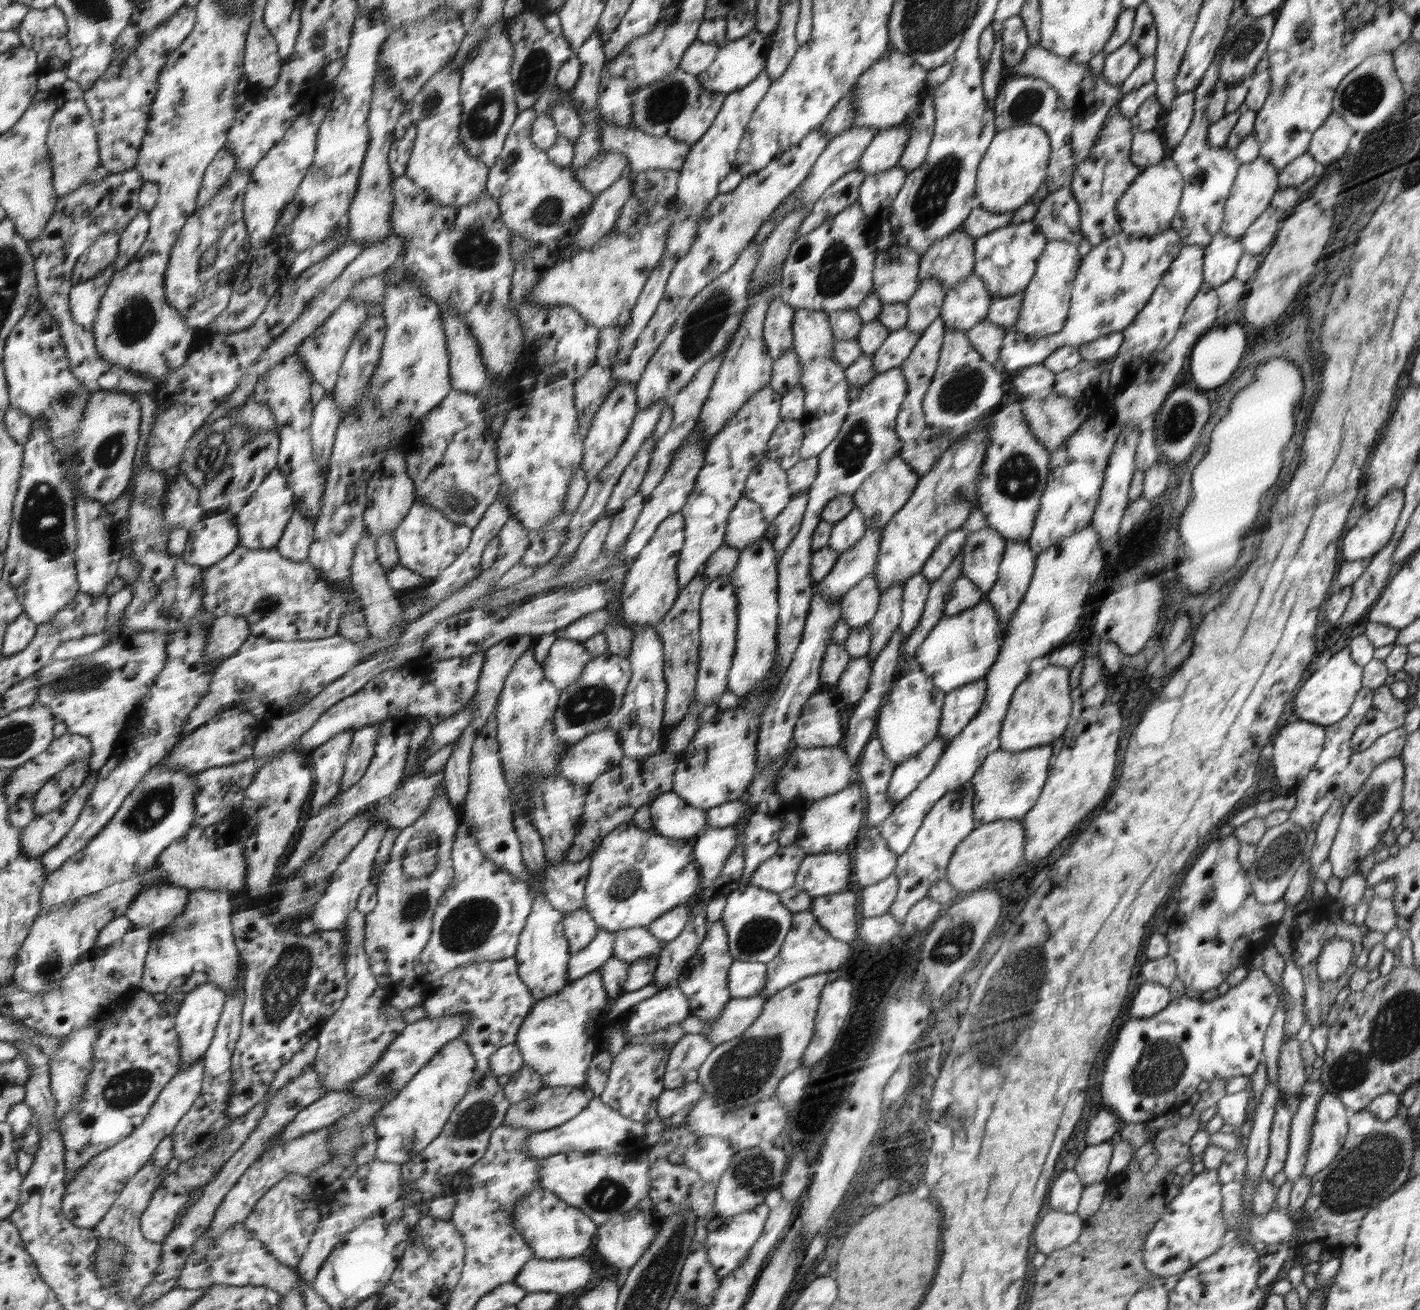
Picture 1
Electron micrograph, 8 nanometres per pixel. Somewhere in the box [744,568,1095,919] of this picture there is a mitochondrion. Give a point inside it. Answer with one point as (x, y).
(1017, 778)

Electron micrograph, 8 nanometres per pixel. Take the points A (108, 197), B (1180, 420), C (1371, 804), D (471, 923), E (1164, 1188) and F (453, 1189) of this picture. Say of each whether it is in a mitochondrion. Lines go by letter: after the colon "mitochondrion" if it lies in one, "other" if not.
A: other
B: mitochondrion
C: mitochondrion
D: mitochondrion
E: other
F: other

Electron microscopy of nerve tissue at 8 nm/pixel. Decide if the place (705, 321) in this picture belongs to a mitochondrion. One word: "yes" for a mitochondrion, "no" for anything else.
yes

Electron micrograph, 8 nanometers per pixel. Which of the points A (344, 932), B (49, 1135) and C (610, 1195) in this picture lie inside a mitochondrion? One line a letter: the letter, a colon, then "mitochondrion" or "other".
A: other
B: other
C: mitochondrion

